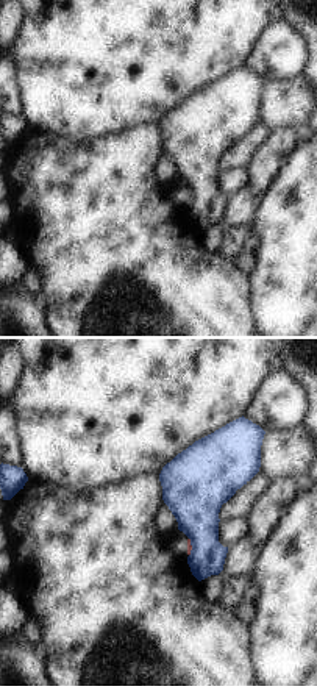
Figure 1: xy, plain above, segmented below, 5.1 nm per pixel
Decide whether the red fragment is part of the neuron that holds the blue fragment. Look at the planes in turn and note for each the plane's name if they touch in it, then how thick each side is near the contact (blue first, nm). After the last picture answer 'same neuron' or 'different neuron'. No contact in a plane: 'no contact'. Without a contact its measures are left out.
xy | 280/30 nm

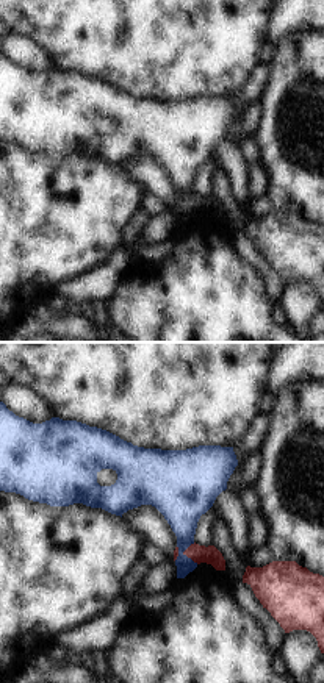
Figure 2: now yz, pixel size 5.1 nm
yz | 220/100 nm

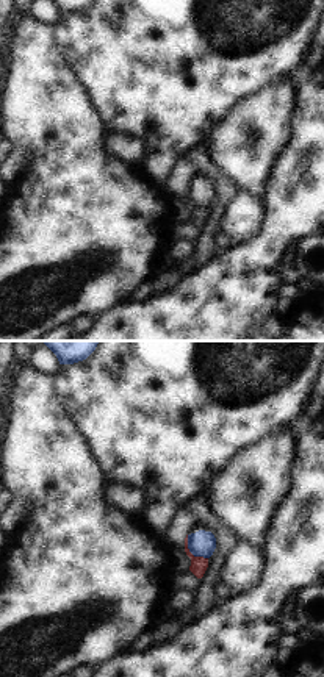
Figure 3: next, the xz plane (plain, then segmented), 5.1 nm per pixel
xz | 130/90 nm

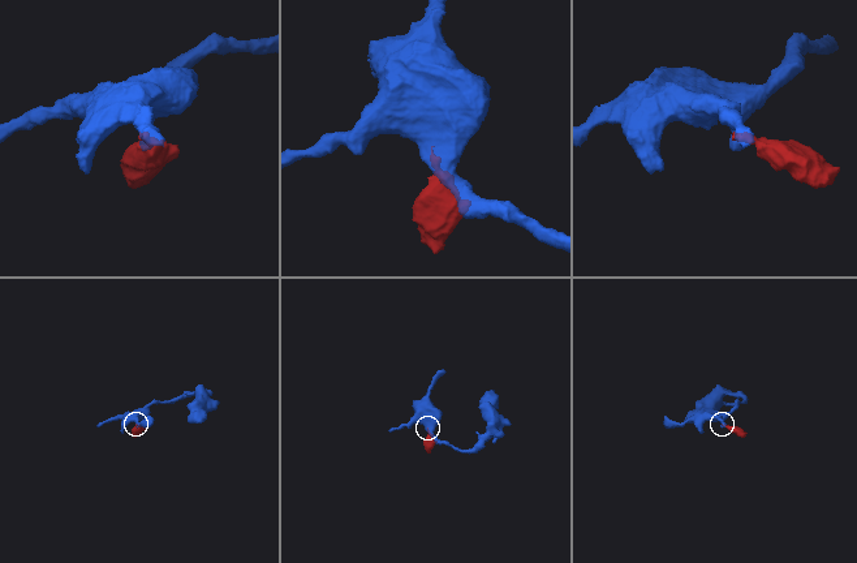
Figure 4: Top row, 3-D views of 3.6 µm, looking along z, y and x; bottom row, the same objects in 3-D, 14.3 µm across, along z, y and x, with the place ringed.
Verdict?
different neuron

